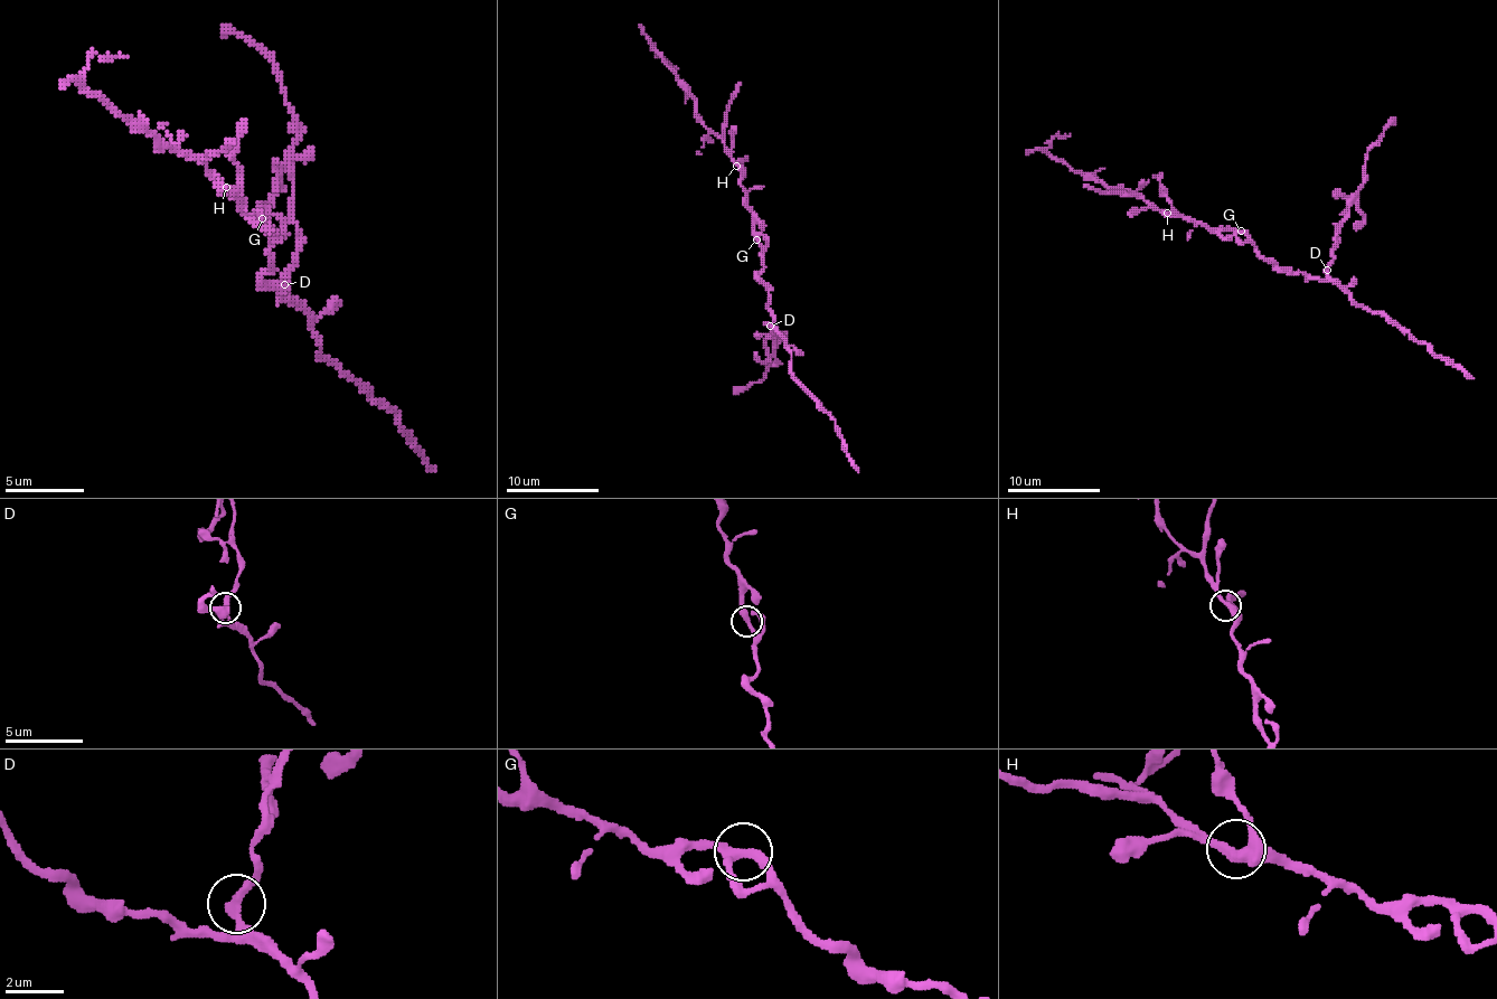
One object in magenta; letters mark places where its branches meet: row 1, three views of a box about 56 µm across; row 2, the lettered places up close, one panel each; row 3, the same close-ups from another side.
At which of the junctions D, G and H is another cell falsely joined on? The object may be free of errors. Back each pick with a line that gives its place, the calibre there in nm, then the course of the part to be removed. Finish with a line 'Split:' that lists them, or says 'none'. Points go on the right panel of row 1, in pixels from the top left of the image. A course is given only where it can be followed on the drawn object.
D: place (1327, 270); calibre 320 nm; course (1326, 270), (1333, 258), (1335, 233), (1349, 213), (1349, 200), (1363, 182), (1365, 154), (1395, 118)
Split: D

